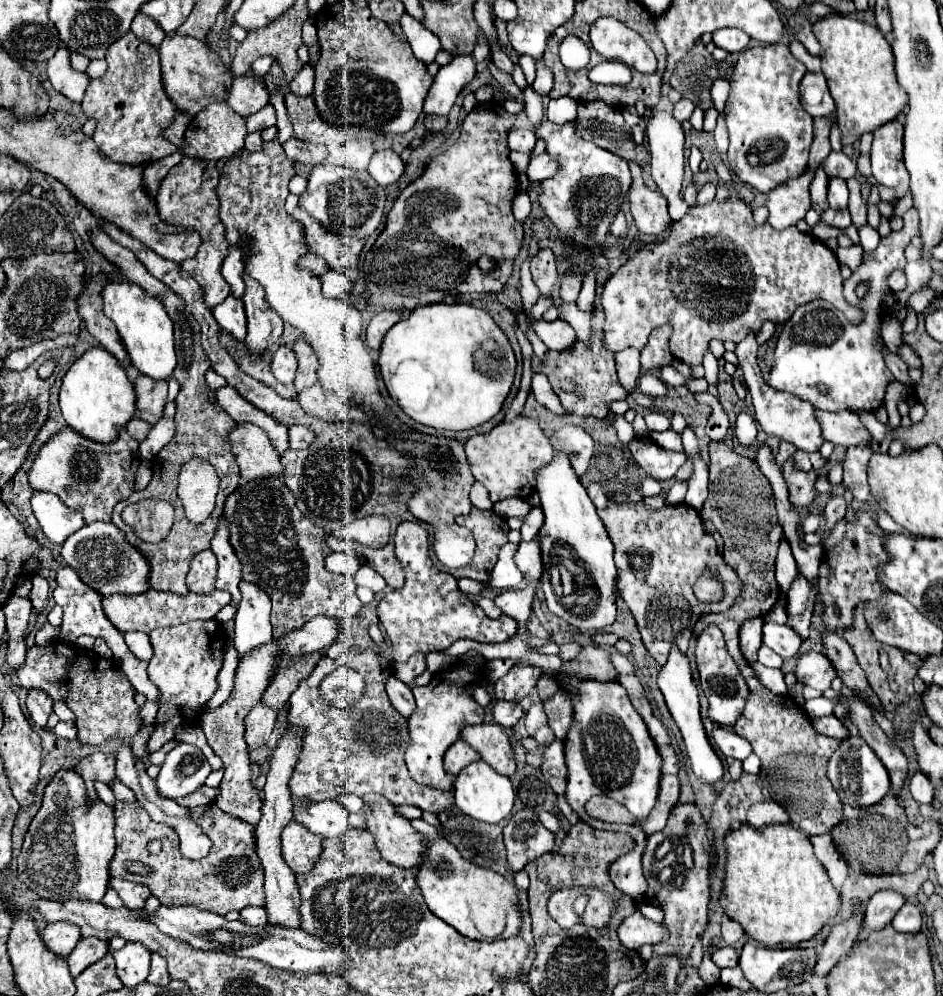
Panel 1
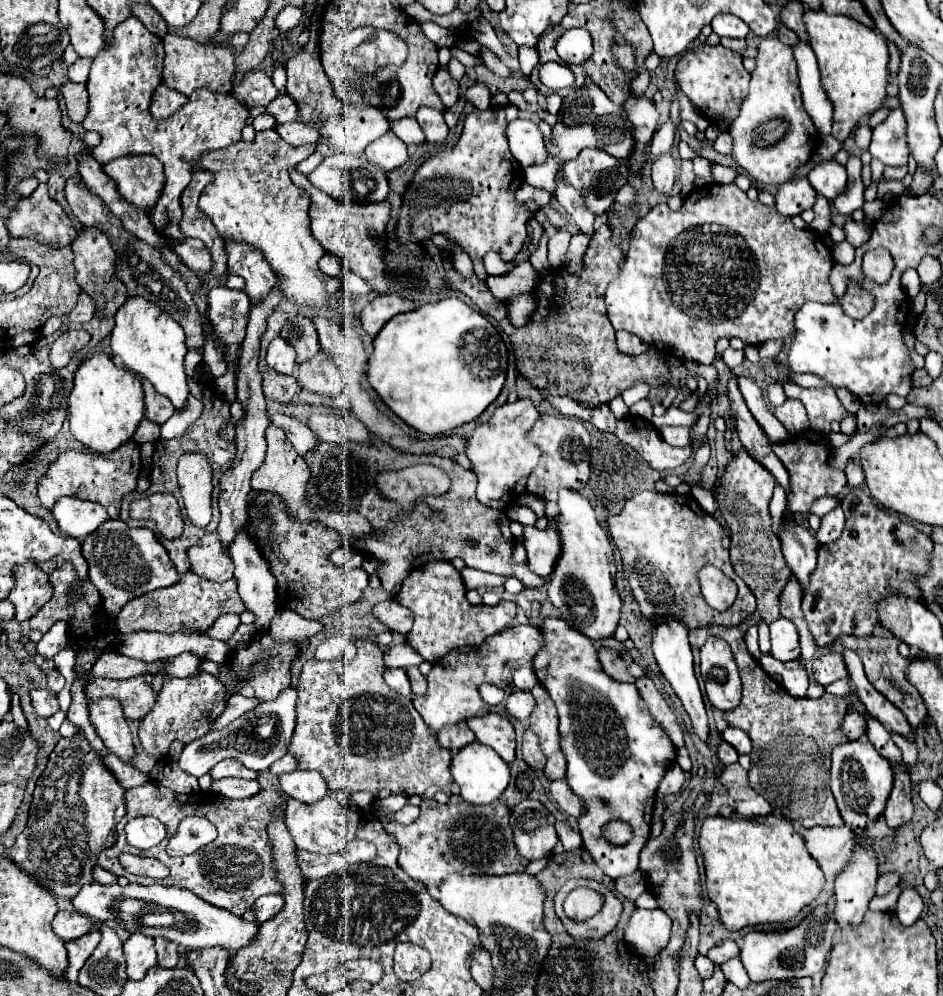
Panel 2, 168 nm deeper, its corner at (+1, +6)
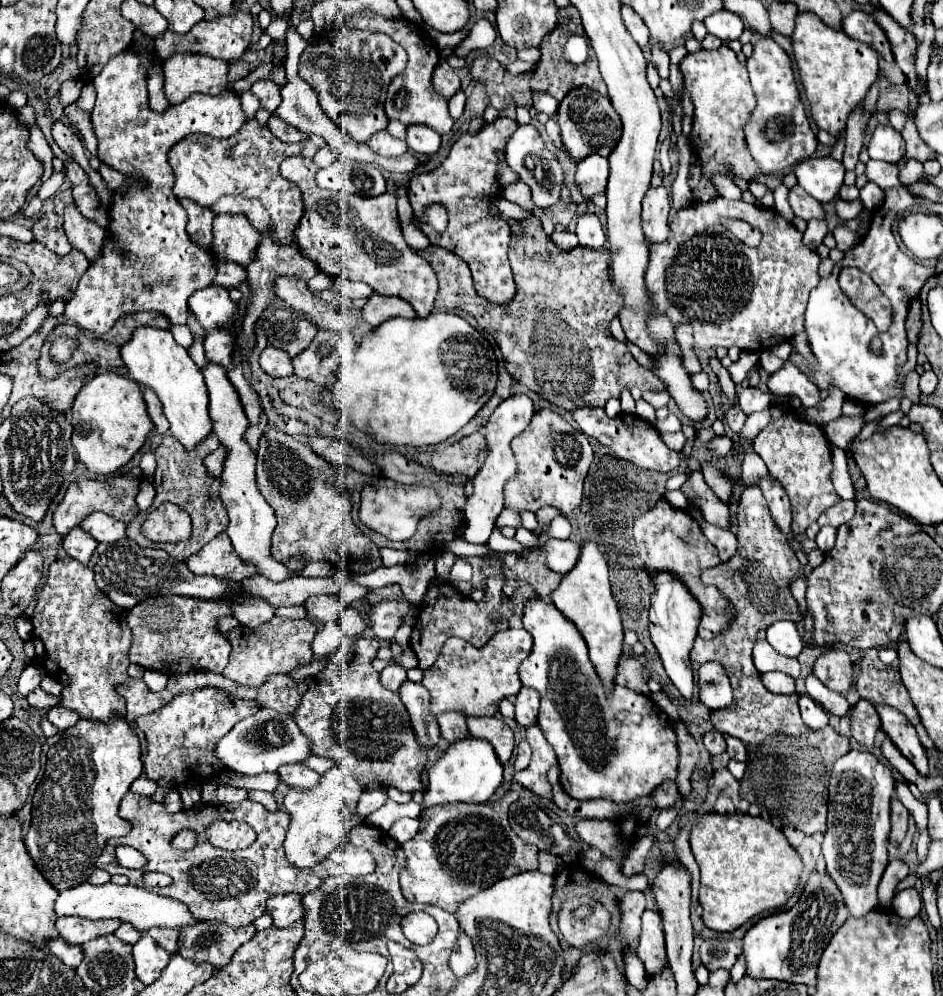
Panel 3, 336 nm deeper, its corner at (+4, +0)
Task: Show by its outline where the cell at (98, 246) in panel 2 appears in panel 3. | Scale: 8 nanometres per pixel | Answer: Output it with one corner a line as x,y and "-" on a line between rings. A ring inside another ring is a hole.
74,203
64,209
64,231
74,245
74,249
84,251
84,255
94,261
100,255
100,249
106,239
106,229
102,229
96,221
84,217

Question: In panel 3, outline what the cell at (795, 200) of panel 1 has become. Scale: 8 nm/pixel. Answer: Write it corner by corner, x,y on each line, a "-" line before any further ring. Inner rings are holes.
798,185
790,189
788,201
790,201
790,207
792,207
794,215
804,219
804,221
824,219
826,217
824,207
818,201
812,201
812,197
808,197
808,193
804,193
804,189
800,189

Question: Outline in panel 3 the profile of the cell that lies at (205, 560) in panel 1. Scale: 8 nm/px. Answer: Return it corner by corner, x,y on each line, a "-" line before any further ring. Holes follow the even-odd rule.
226,531
218,533
198,553
190,555
186,559
186,565
196,575
212,573
216,577
232,577
232,581
242,581
258,575
258,569
252,563
248,565
236,555

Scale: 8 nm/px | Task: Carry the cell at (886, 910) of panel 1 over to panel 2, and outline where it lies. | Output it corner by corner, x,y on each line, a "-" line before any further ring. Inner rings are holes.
885,873
877,881
877,895
883,897
883,895
887,895
897,885
899,885
899,875
897,873

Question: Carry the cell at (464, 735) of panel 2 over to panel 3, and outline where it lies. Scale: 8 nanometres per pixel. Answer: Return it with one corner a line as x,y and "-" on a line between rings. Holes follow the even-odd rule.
448,711
438,715
438,723
440,723
440,733
444,745
450,745
454,741
460,741
464,737
468,737
468,729
466,729
466,715
458,713
458,711

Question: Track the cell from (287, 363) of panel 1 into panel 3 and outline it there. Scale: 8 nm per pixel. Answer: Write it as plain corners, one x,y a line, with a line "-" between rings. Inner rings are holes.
266,347
260,353
260,367
272,377
288,377
294,373
290,357
286,353
280,353
274,347

